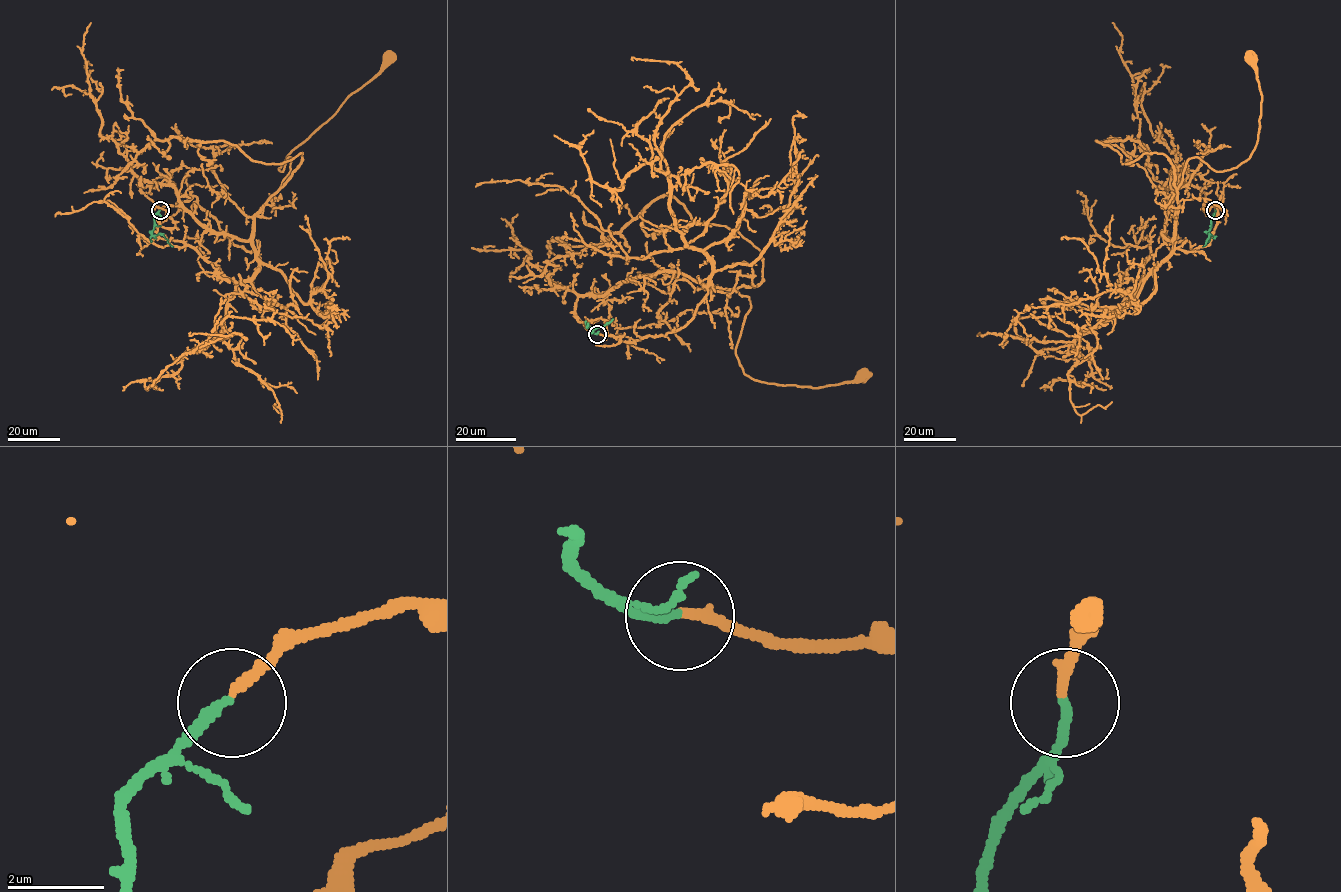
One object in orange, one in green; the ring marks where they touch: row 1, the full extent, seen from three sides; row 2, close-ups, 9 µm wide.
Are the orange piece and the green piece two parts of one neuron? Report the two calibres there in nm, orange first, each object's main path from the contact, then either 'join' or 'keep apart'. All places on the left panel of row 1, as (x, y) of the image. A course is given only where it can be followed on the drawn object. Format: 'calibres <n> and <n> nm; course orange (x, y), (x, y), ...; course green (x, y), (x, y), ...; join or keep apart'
calibres 220 and 200 nm; course orange (160, 209), (195, 196), (251, 251), (254, 215), (290, 170), (291, 157), (279, 170), (285, 158), (389, 58); course green (160, 210), (154, 215), (152, 234), (161, 234), (173, 246); join

